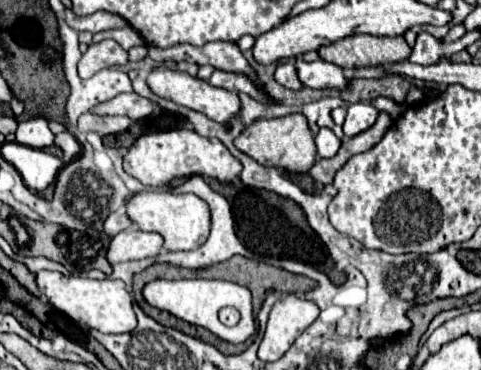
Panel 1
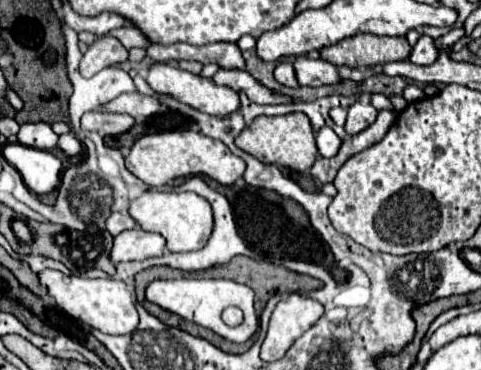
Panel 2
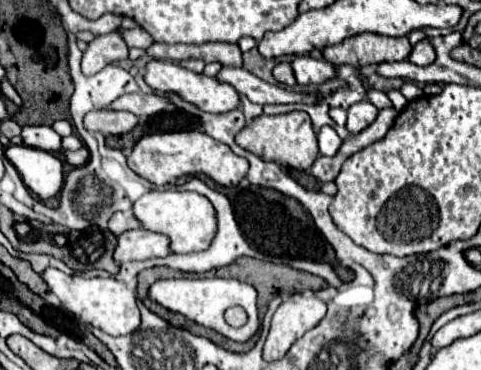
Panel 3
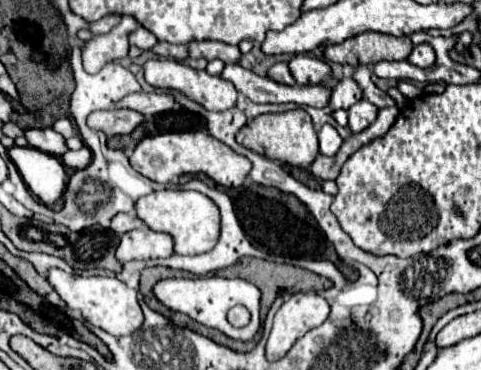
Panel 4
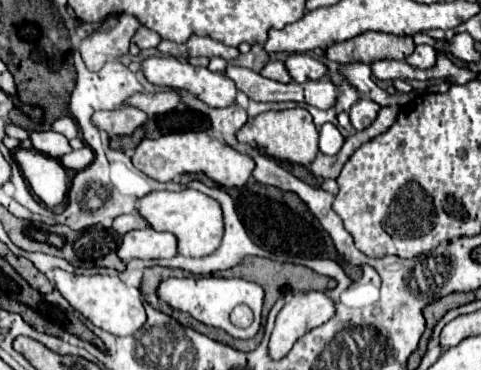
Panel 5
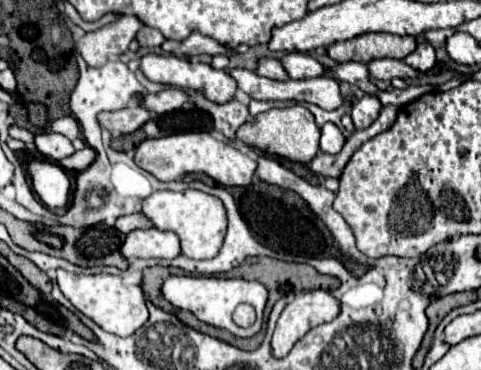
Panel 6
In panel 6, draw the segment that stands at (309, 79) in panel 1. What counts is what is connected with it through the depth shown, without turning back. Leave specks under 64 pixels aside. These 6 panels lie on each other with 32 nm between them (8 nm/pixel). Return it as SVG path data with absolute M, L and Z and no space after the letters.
M290 52L280 62L282 62L284 70L288 72L288 76L294 80L316 78L316 76L324 74L324 66L316 58L312 58L310 54L304 54L304 52Z

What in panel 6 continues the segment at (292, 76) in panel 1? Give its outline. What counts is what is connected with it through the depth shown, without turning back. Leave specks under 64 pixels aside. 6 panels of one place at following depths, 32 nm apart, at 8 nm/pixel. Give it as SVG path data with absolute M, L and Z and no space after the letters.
M260 58L258 66L256 66L256 74L264 76L264 78L272 78L272 80L288 80L286 70L274 58Z

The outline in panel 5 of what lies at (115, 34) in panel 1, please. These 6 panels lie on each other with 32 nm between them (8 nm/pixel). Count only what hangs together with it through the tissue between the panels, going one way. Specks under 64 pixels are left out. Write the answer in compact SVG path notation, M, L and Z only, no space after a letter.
M140 26L140 30L134 34L132 42L136 42L140 48L156 48L162 42L162 38L156 32L152 32L150 28Z

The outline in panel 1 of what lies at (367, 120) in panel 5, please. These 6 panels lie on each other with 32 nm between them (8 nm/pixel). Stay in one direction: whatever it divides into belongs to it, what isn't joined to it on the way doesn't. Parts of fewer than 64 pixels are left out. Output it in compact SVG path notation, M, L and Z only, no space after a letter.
M356 102L356 104L350 104L348 106L348 116L346 116L346 122L344 122L344 134L348 138L368 130L378 118L378 110L372 106L372 104L366 104L366 102Z

